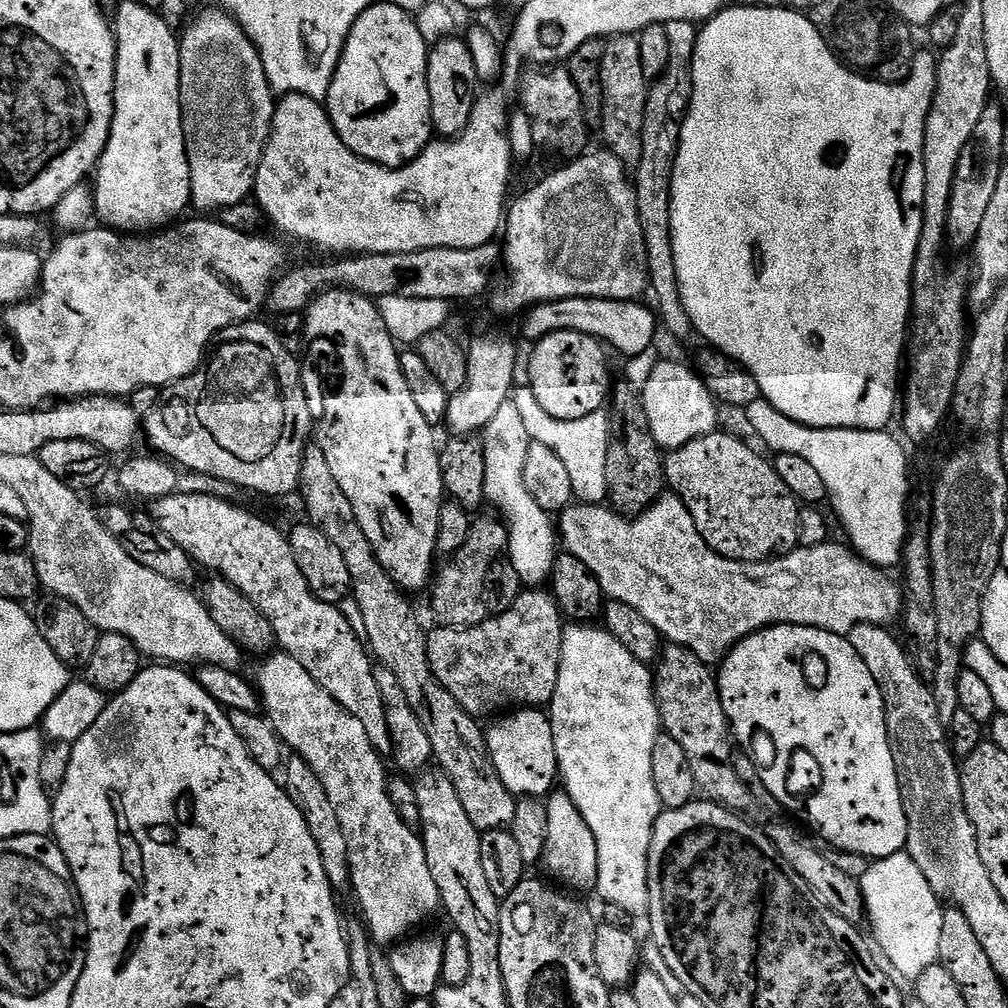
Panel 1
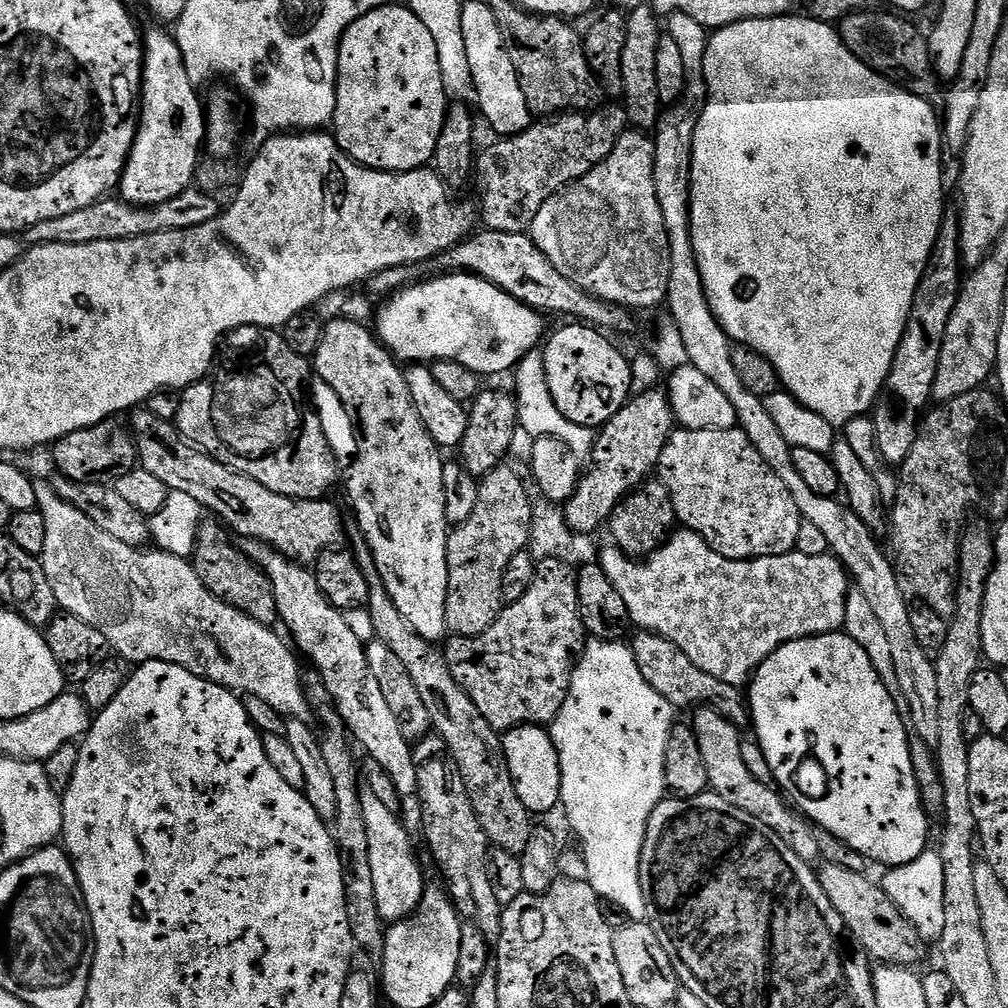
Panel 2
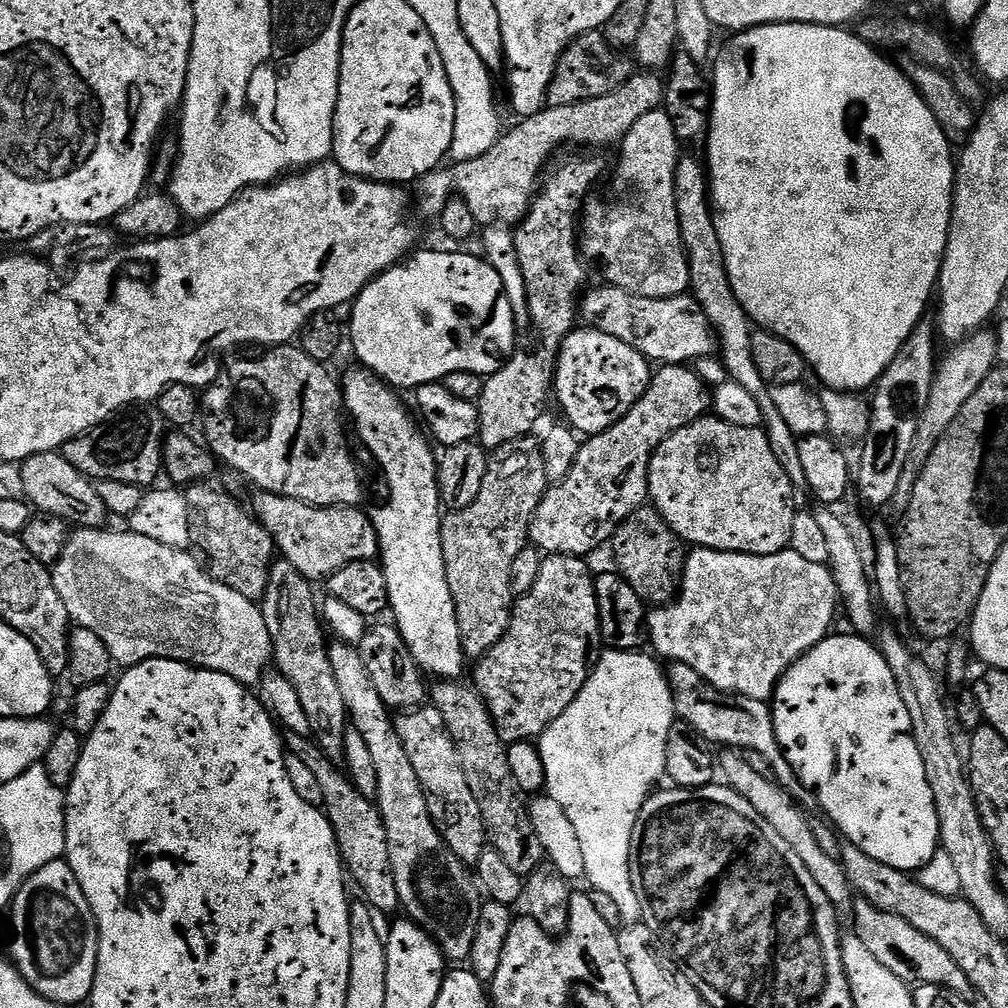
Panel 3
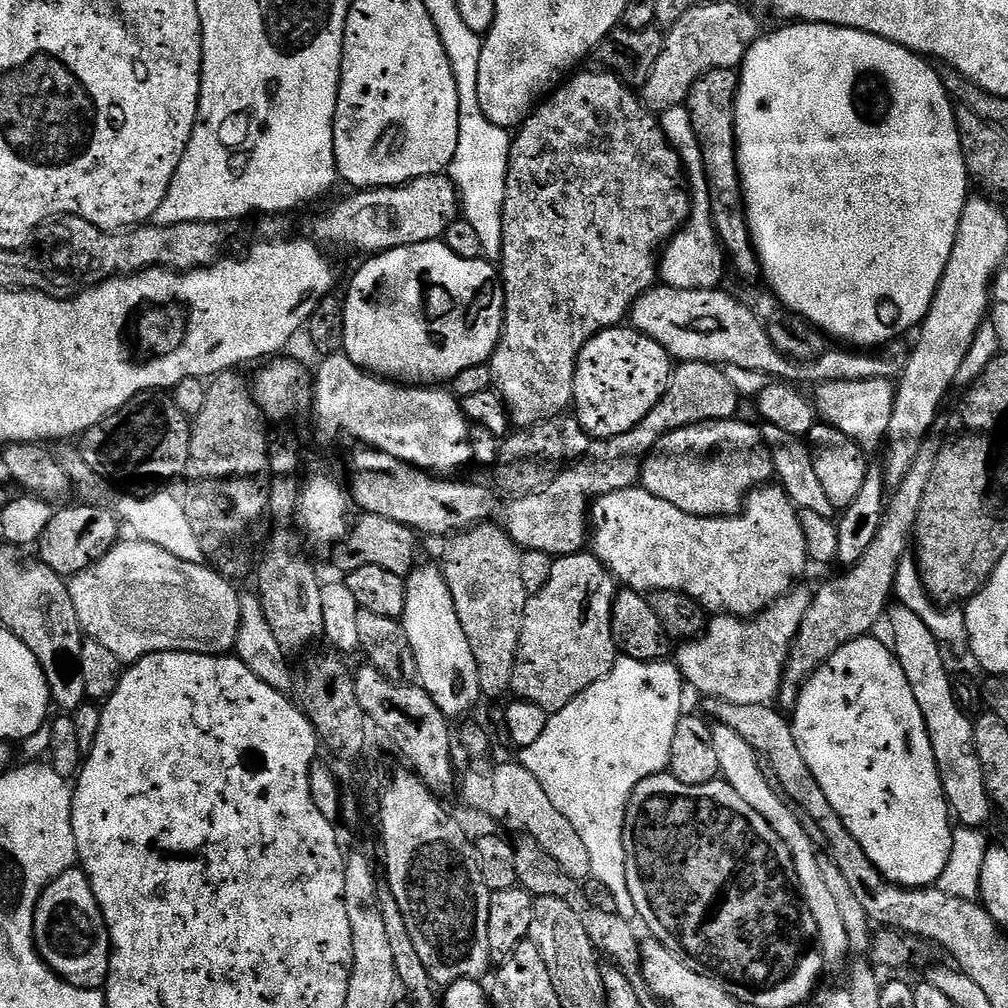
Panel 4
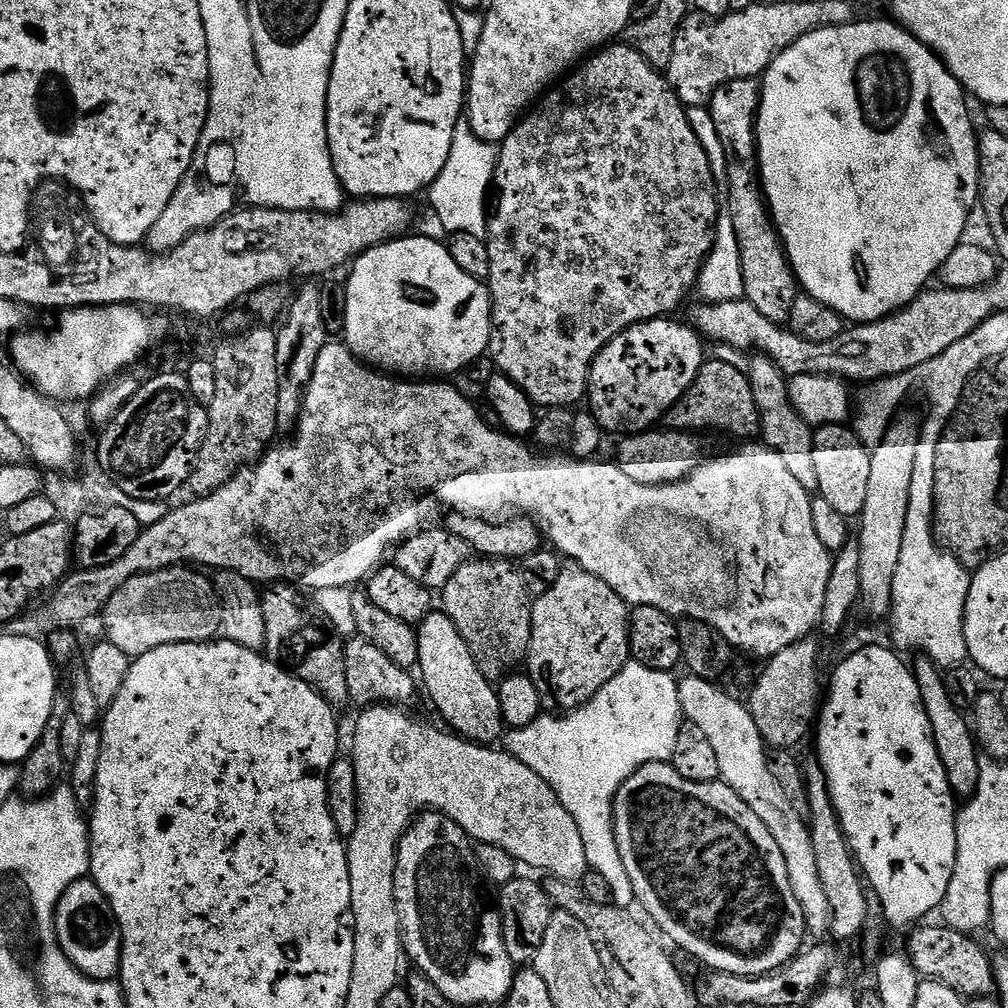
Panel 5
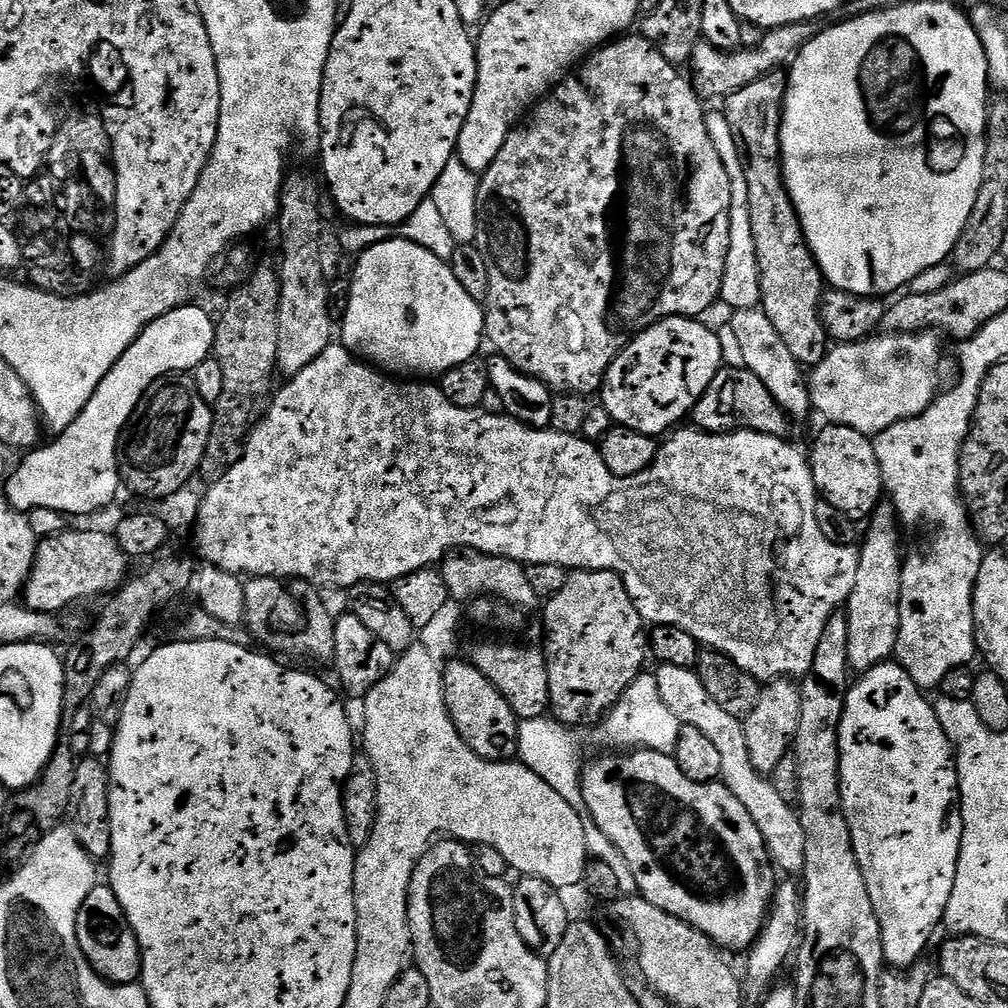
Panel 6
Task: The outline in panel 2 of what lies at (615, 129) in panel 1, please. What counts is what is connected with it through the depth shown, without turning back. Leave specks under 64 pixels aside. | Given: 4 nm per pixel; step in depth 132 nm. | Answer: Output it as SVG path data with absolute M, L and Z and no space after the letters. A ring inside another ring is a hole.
M633 8L627 13L626 42L620 51L620 84L624 87L622 107L629 121L637 129L655 129L657 120L662 115L662 105L658 94L658 78L654 78L655 55L658 54L658 38L662 35L662 24L657 13L651 8Z

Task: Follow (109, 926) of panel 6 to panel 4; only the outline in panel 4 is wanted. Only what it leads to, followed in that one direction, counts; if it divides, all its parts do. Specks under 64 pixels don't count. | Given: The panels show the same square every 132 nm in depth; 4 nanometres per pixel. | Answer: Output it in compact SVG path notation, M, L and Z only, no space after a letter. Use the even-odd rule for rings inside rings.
M79 867L68 868L49 882L35 902L32 937L46 966L70 986L103 989L108 982L112 943L88 875Z

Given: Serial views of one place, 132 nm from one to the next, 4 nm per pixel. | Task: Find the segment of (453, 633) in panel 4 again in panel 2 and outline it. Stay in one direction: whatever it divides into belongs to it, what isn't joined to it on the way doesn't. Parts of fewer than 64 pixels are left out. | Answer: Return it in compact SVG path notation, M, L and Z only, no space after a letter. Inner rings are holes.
M335 318L324 326L322 342L314 357L314 372L332 387L348 416L360 427L360 449L356 461L348 468L348 477L343 477L342 488L348 491L348 500L356 511L355 523L360 525L362 534L372 551L372 557L380 570L380 577L394 598L402 618L422 634L422 638L433 642L445 639L446 590L448 589L448 533L446 522L446 494L442 482L445 461L440 460L441 449L430 438L414 402L410 402L410 390L406 390L404 368L395 356L380 343L371 327L358 320Z

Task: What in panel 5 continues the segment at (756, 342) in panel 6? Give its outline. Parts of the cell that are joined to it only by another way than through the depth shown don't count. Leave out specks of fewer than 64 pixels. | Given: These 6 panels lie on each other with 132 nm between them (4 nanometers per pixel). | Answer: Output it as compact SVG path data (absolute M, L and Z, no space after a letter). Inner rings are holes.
M753 355L752 365L747 365L748 381L754 390L754 402L758 404L760 415L760 436L765 448L774 450L782 463L789 468L792 477L809 492L816 492L818 473L814 471L813 425L807 424L794 410L788 393L789 377L768 356Z

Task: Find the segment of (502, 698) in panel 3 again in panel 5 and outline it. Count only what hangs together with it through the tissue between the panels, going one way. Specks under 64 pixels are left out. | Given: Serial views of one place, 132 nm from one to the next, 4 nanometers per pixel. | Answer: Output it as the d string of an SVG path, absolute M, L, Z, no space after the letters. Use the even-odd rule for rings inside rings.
M565 563L560 569L558 578L546 590L546 594L535 597L532 606L532 633L530 634L530 646L526 657L526 674L534 682L534 686L538 686L538 694L543 711L548 714L567 714L573 708L580 707L590 698L594 698L594 694L598 694L598 690L602 690L602 686L606 686L606 682L610 682L610 678L614 678L621 672L630 662L630 653L628 651L628 617L630 615L630 606L620 597L614 590L610 590L610 586L606 586L606 582L602 582L602 578L598 578L594 574L590 574L581 564Z

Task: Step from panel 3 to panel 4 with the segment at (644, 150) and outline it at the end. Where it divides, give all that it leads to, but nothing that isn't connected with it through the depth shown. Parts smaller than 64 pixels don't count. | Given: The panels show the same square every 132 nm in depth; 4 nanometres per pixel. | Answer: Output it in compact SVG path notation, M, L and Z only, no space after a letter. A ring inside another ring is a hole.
M684 104L674 106L670 110L659 113L660 129L672 147L680 153L684 167L689 173L696 172L696 176L689 175L686 180L687 187L694 193L694 207L691 209L688 223L664 245L660 258L658 276L669 288L678 290L710 290L719 289L726 272L726 257L720 241L716 239L716 230L712 221L712 203L708 179L702 162L702 146L694 134L694 126L690 122L690 114Z

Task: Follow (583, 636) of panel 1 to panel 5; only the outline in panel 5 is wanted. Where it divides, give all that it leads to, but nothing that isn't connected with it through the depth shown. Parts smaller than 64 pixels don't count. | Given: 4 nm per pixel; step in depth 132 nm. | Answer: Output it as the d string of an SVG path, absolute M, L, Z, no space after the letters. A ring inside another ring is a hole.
M629 662L617 676L610 678L610 682L606 682L606 686L602 686L602 690L598 690L598 694L594 694L594 698L590 698L580 707L573 708L567 714L541 714L535 720L529 720L513 727L516 728L513 732L512 729L505 731L502 737L503 751L508 752L514 758L518 758L518 762L522 762L522 766L530 766L530 770L534 770L534 774L538 774L538 778L542 778L542 782L546 782L550 786L550 790L554 790L554 794L558 794L558 802L562 802L562 806L566 806L570 818L574 818L574 823L578 825L578 834L582 834L582 846L586 850L586 862L589 869L602 874L602 878L606 878L606 883L610 886L612 903L618 908L631 909L636 904L636 895L634 894L634 886L630 886L630 874L626 874L626 865L622 862L622 854L618 854L618 842L616 841L616 831L612 821L612 807L616 801L618 790L624 785L626 778L630 778L638 769L647 764L663 764L671 761L674 754L674 742L678 739L678 730L682 723L680 685L677 677L674 677L675 675L672 672L650 670L641 664Z

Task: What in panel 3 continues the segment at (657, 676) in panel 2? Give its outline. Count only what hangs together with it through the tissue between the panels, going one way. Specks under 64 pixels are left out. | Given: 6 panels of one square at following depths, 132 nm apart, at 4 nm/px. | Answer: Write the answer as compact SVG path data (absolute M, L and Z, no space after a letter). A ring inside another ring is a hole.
M669 663L666 675L679 719L694 726L694 730L698 730L698 734L702 734L709 745L724 744L720 746L728 750L743 750L745 753L757 752L772 767L771 775L776 783L784 791L789 792L793 800L804 806L813 803L813 793L804 787L798 774L784 757L784 749L780 747L778 738L774 734L772 709L765 701L746 698L742 694L734 694L726 690L718 690L718 686L706 682L706 678L698 674L698 670L690 670L690 666L685 664Z

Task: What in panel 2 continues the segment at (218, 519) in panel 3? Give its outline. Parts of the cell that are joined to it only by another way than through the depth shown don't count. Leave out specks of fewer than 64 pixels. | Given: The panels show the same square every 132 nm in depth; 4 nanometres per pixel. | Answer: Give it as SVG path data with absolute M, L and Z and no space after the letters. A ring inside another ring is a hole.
M212 518L205 519L197 530L196 546L190 557L192 569L206 590L213 592L223 604L237 608L242 614L254 618L254 622L275 625L280 619L280 611L268 575L244 553L239 543L232 544L231 539L233 537L223 523Z

